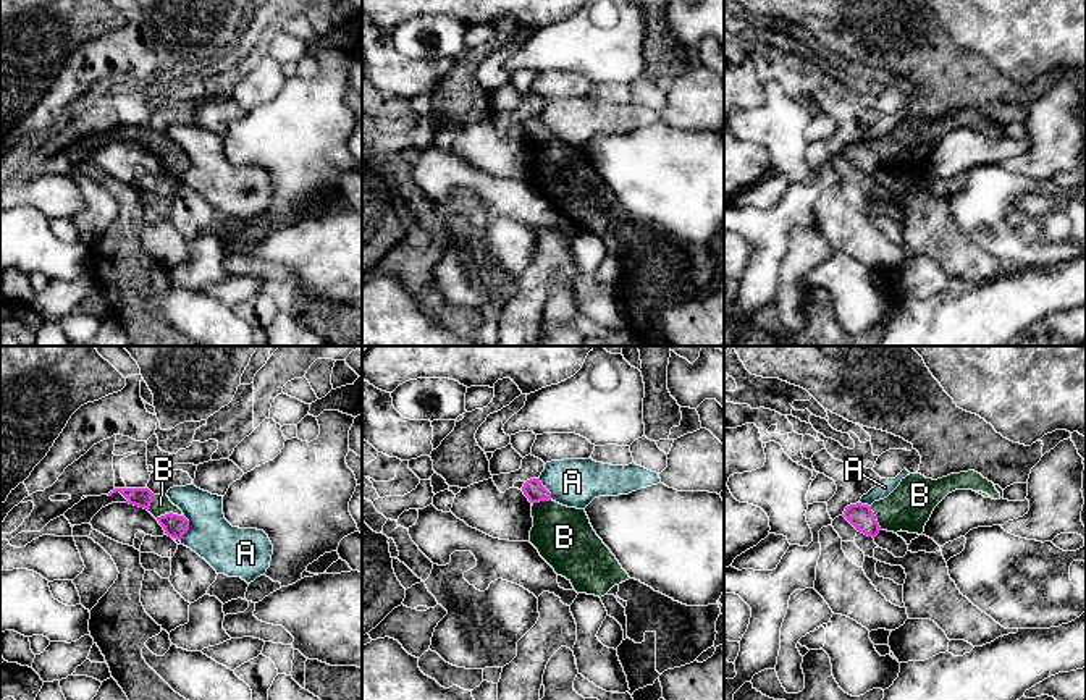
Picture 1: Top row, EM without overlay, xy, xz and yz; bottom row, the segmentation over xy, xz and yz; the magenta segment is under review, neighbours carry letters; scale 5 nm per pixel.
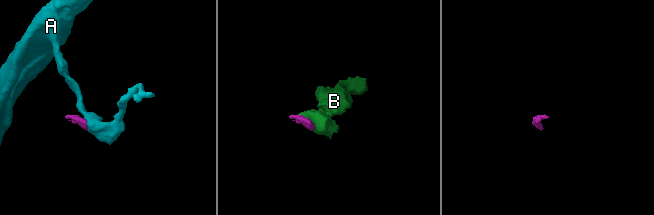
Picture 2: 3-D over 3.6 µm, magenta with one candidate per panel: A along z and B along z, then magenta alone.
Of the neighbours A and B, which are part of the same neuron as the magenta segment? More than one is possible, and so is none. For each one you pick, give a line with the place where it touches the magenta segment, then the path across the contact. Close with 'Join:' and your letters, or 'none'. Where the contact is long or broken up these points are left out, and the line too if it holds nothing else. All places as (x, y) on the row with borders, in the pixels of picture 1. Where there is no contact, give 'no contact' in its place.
B: contact xy (170, 513); way xy (175, 526), (170, 513), (160, 505)
Join: B

